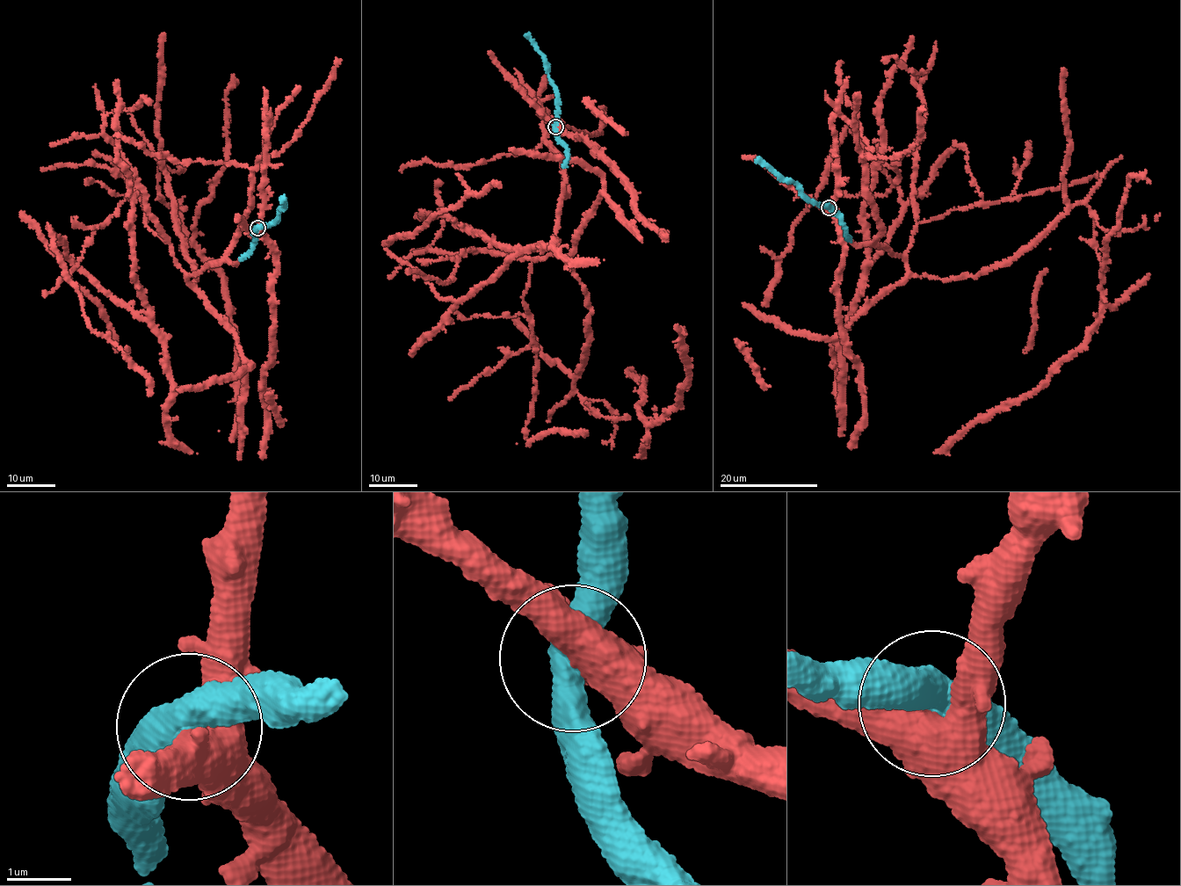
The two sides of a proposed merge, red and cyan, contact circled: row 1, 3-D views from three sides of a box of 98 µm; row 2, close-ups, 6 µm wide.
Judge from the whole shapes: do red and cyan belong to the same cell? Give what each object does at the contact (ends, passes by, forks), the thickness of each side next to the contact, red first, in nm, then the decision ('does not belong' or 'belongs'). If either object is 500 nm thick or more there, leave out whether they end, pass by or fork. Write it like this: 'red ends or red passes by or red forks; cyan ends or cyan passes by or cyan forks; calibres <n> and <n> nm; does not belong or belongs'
calibres 480 and 500 nm; belongs

